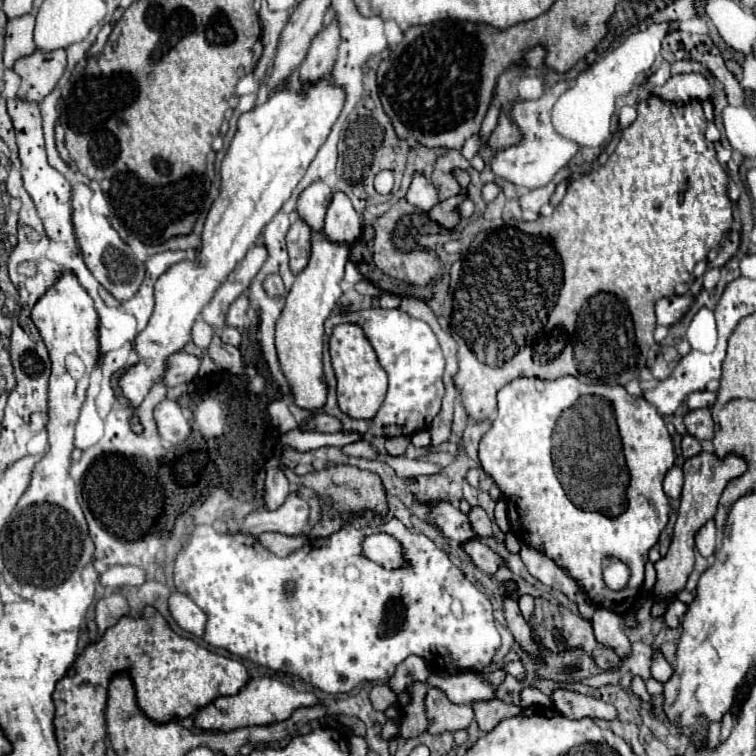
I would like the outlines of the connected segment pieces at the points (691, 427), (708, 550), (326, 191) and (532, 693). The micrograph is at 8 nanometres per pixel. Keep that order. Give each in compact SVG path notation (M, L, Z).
M695 409L685 415L687 433L695 439L713 439L713 419L709 409Z
M709 519L697 533L695 533L695 547L703 557L713 557L717 545L717 535L715 535L715 521Z
M317 181L301 193L297 201L297 215L311 229L323 229L323 219L329 203L331 203L331 189L323 181Z
M525 687L521 691L521 707L529 707L529 705L551 707L551 699L547 695L543 695L537 687Z

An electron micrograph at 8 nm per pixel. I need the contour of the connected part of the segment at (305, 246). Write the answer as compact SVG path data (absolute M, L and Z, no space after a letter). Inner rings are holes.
M301 219L293 223L287 233L287 249L291 259L291 271L293 275L297 275L307 267L307 261L311 257L311 229Z

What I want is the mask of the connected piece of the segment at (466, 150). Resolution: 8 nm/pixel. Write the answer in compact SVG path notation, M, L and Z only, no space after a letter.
M476 133L465 142L462 148L462 154L467 160L471 160L478 153L481 146L482 142L480 135Z

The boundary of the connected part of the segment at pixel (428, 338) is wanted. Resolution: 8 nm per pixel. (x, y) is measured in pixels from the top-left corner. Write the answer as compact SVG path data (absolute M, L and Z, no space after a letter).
M371 307L365 311L357 311L357 313L333 313L325 321L325 341L329 341L333 327L339 323L357 323L363 327L367 339L371 341L373 349L377 351L381 367L389 375L389 389L387 389L383 405L379 407L377 415L373 419L347 417L337 405L337 393L335 393L337 381L335 381L335 373L331 367L331 359L329 359L329 349L325 343L323 365L325 365L325 381L329 385L329 397L327 397L325 407L319 409L317 413L329 413L329 415L341 419L345 431L357 431L361 435L365 435L365 433L371 433L375 437L413 435L421 429L429 429L433 417L441 409L441 399L445 395L445 387L441 381L443 369L445 369L445 359L443 359L441 347L437 343L435 333L431 331L431 327L425 321L419 321L401 309Z

